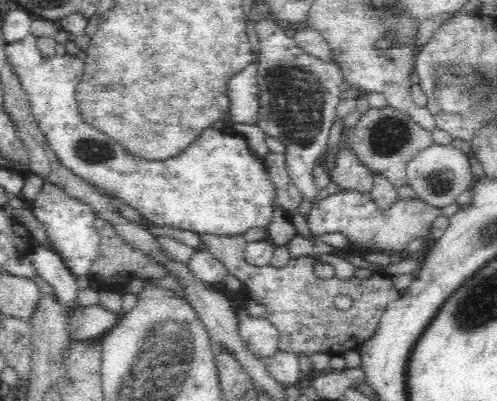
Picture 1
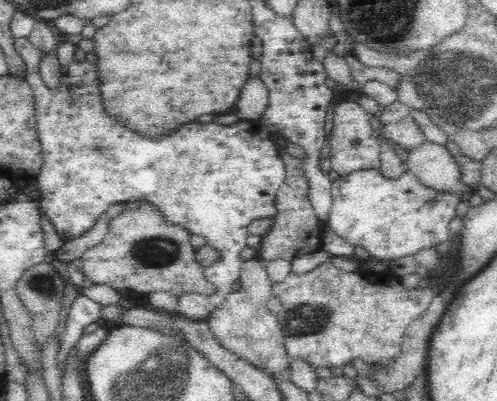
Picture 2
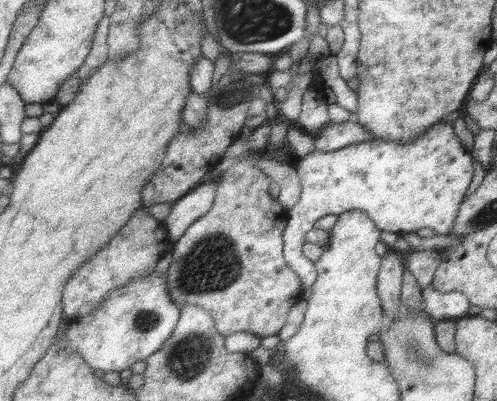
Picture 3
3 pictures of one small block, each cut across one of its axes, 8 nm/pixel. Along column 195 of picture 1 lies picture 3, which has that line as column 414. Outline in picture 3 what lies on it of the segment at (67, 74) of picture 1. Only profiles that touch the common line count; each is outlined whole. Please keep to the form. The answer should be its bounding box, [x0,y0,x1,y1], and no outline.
[283,122,473,292]

